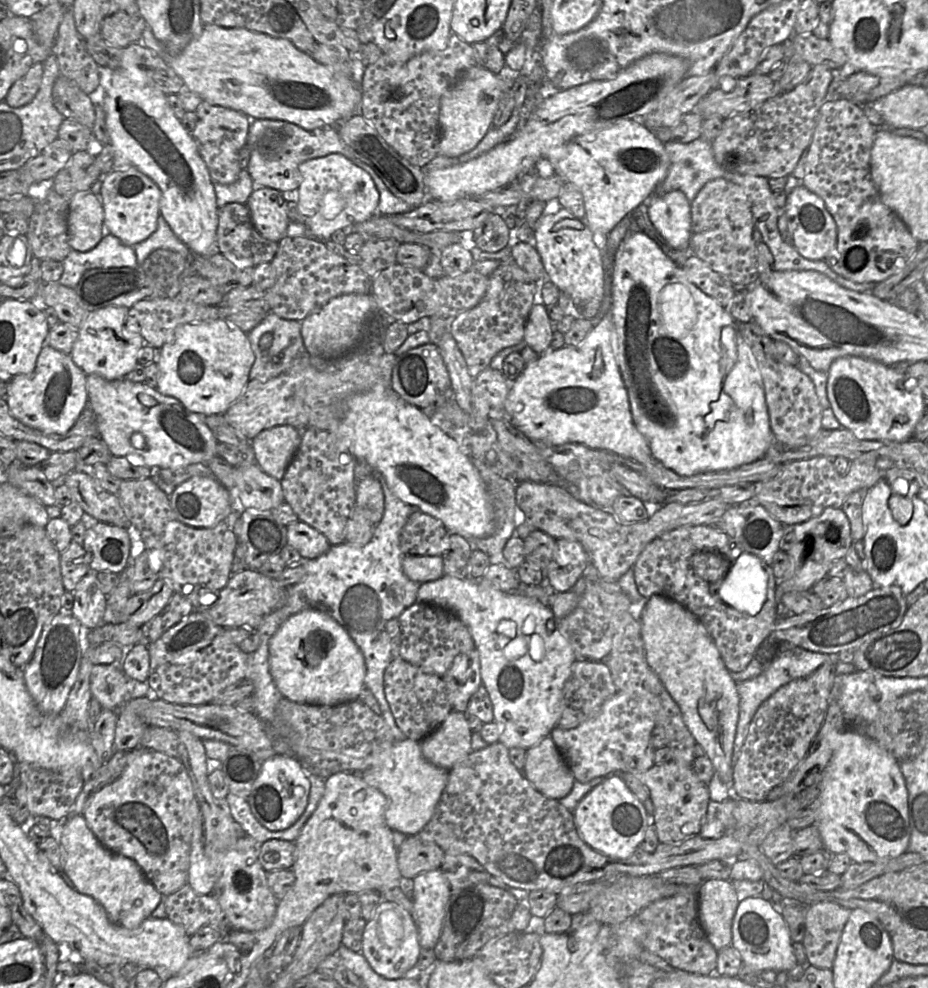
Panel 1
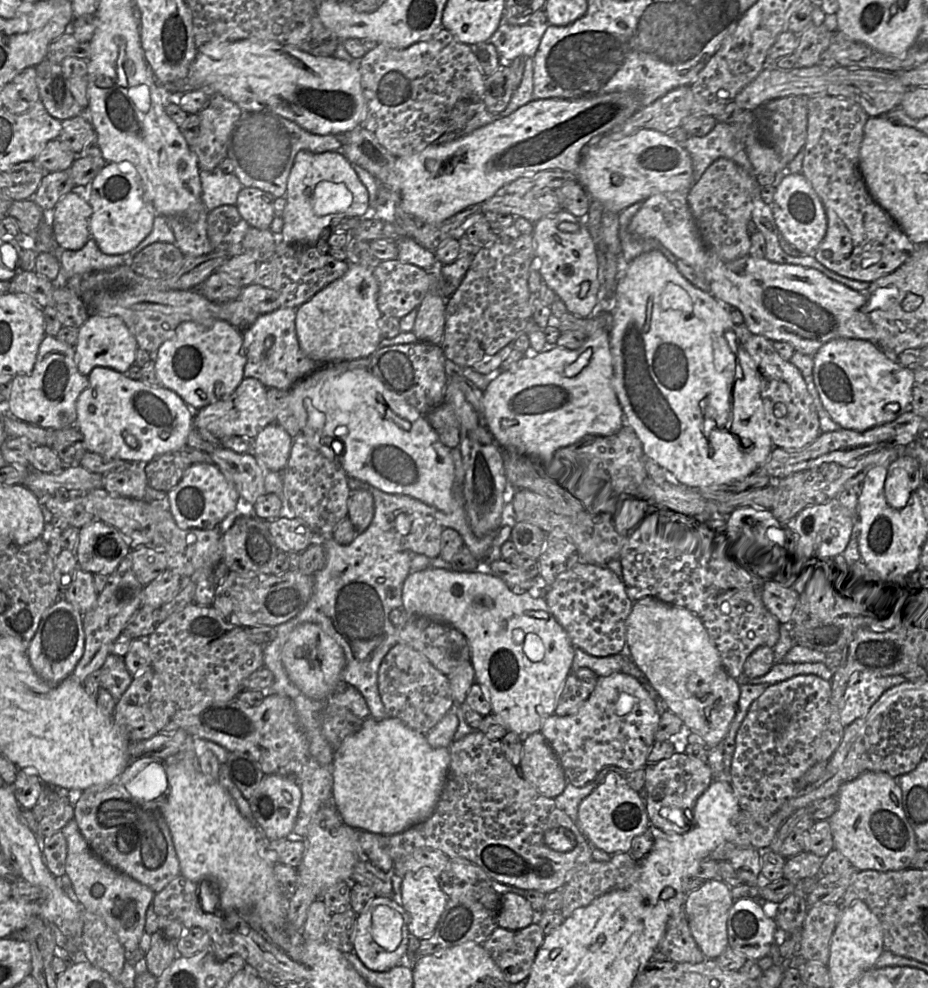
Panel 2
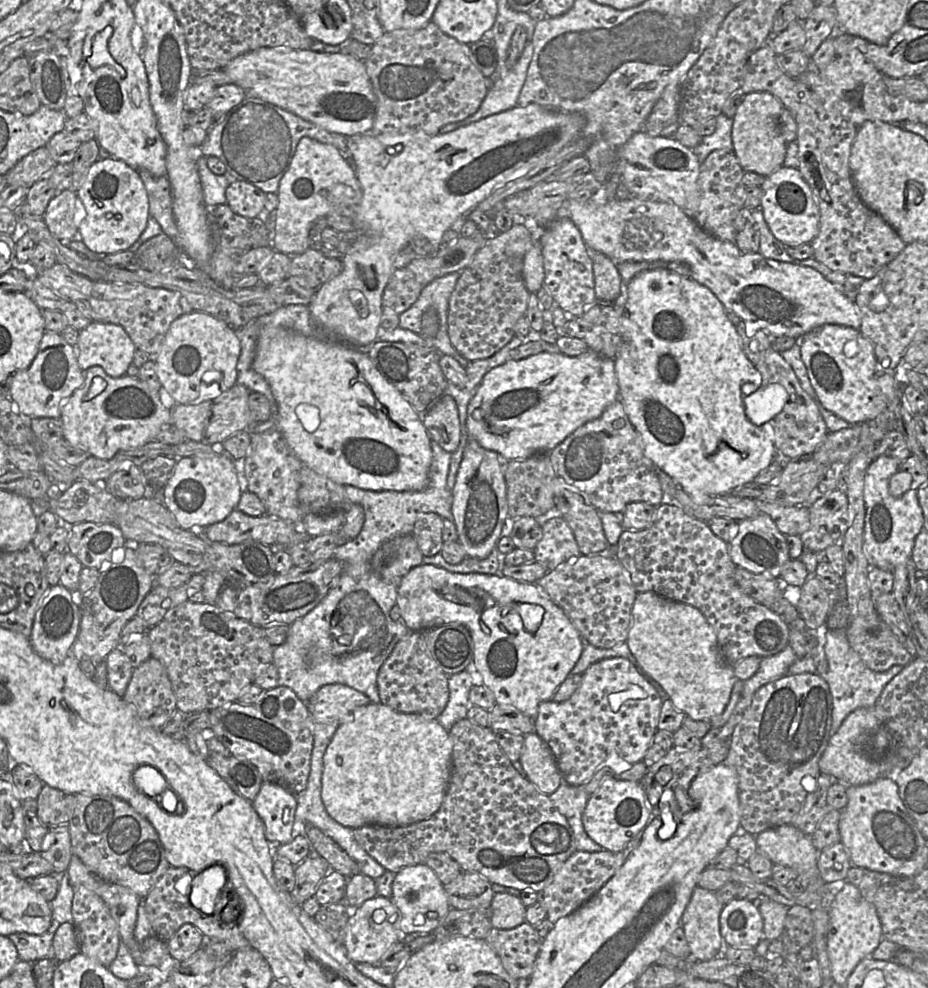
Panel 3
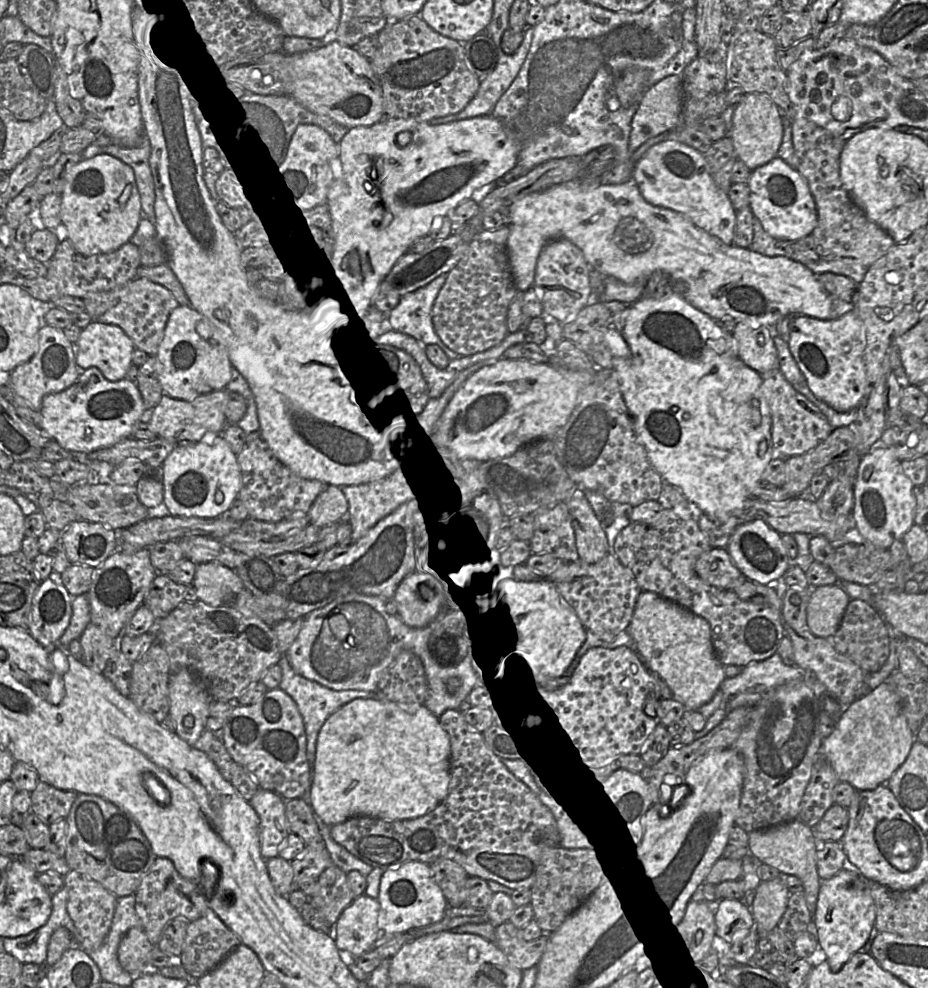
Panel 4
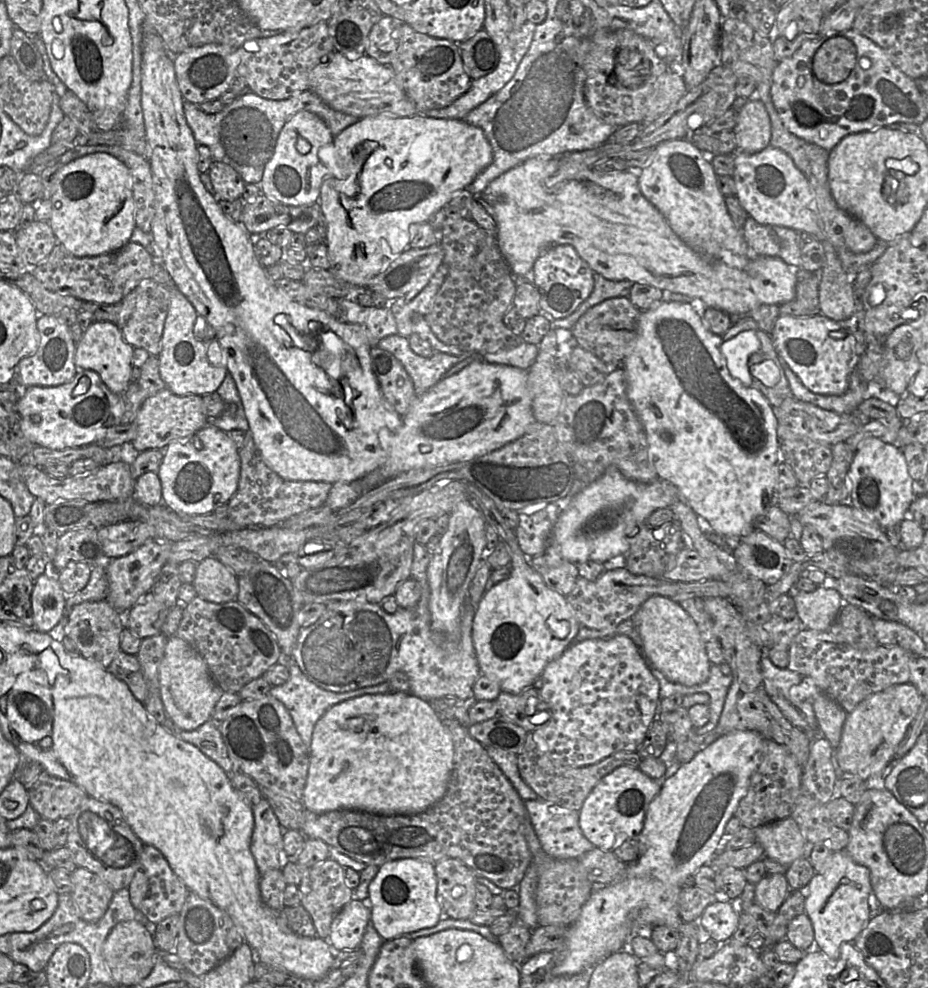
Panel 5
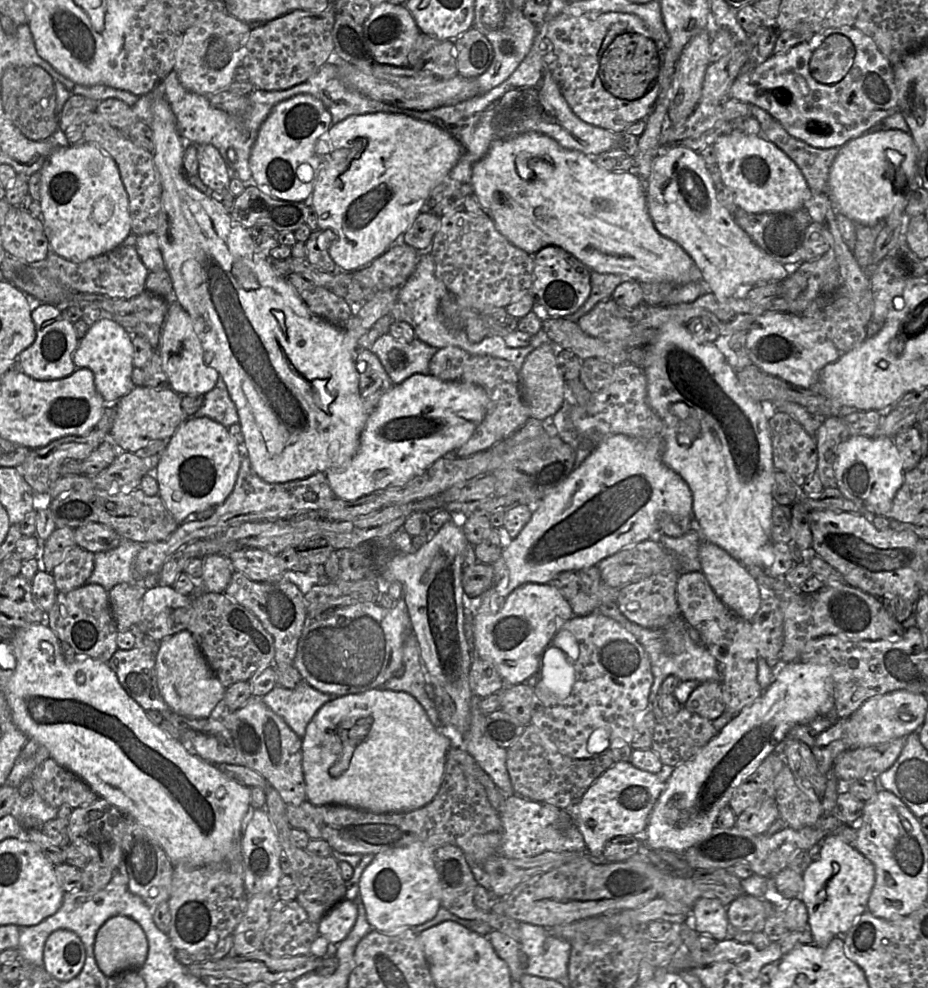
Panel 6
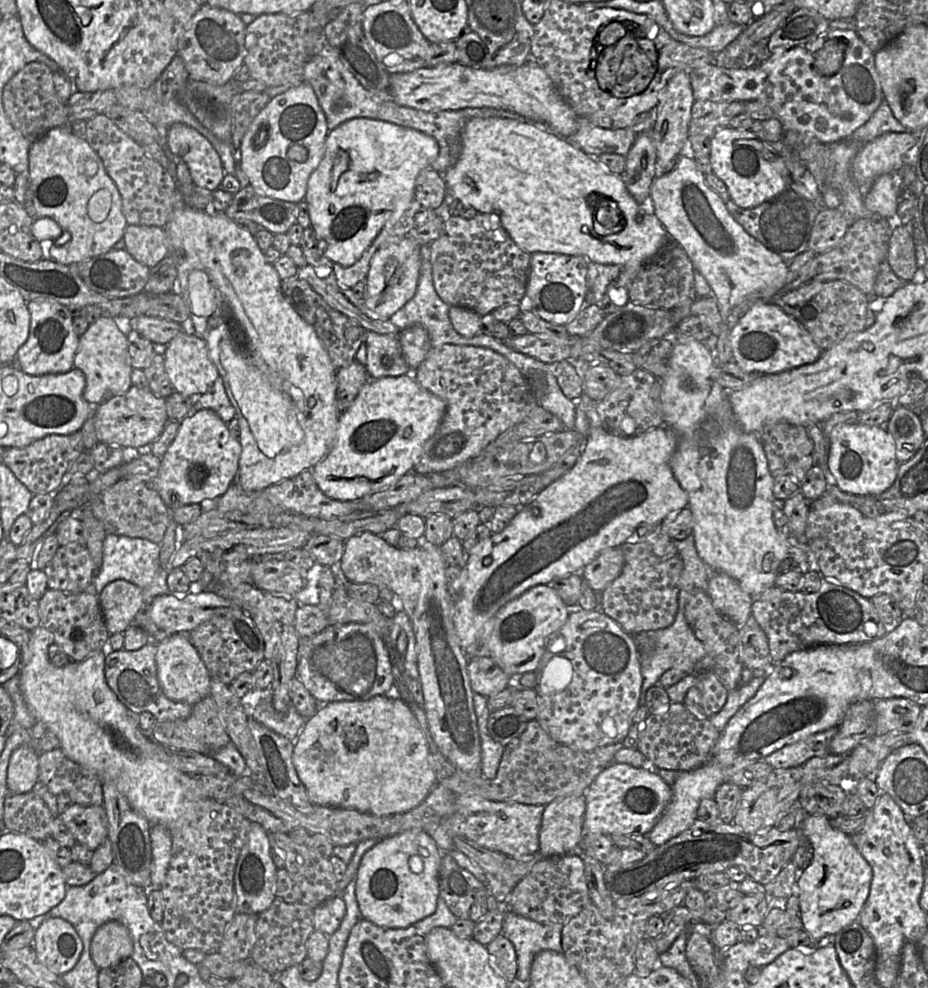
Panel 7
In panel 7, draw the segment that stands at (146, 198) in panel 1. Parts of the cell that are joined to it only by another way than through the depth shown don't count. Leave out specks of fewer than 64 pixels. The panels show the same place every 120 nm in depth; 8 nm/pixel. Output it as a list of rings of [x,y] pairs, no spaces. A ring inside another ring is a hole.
[[[63,126],[50,129],[31,143],[28,175],[34,193],[36,217],[52,219],[63,231],[70,233],[70,240],[66,243],[50,246],[52,260],[63,265],[78,264],[111,251],[123,239],[128,223],[123,212],[121,194],[108,175],[102,159],[85,139],[71,134]]]

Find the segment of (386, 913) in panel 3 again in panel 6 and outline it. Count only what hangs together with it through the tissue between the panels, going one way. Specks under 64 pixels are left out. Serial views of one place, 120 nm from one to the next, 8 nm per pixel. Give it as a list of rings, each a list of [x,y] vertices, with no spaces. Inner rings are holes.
[[[343,899],[318,923],[318,932],[331,944],[338,945],[352,931],[358,916],[354,901]]]

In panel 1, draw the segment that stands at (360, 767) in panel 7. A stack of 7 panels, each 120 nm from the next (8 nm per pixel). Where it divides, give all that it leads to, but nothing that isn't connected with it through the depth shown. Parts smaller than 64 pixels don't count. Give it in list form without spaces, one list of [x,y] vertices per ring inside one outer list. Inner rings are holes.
[[[405,738],[395,741],[386,749],[378,745],[369,757],[369,767],[359,776],[386,796],[388,800],[385,811],[387,825],[393,831],[409,836],[418,834],[430,821],[447,784],[448,772],[424,758],[420,742]]]

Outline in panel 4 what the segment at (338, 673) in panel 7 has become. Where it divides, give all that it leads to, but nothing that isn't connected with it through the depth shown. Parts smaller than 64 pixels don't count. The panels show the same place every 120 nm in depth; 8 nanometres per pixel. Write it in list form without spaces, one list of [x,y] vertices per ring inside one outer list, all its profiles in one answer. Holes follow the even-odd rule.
[[[351,593],[310,612],[304,617],[296,639],[284,653],[293,670],[333,690],[376,691],[384,670],[401,651],[409,650],[423,662],[428,682],[424,704],[433,714],[439,717],[448,709],[458,709],[464,701],[470,702],[472,689],[485,681],[475,665],[475,646],[458,663],[439,663],[428,647],[431,625],[412,627],[405,624],[399,616],[388,613],[387,601],[379,596]],[[452,676],[462,679],[460,689],[454,694],[450,694],[445,686],[447,678]]]

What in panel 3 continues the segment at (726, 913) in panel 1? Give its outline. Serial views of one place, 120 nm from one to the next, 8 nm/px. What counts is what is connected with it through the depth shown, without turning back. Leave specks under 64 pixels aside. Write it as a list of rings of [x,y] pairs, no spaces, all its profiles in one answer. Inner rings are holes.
[[[695,887],[681,919],[690,958],[706,961],[719,953],[722,944],[720,914],[723,907],[715,892]]]

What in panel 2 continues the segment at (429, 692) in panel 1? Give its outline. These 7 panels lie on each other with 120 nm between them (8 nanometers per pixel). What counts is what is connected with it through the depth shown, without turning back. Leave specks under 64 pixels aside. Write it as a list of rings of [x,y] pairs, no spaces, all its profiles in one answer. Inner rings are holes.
[[[397,642],[384,657],[378,671],[378,687],[386,712],[396,717],[410,728],[427,734],[454,706],[450,682],[447,675],[439,671],[429,659],[412,647]]]

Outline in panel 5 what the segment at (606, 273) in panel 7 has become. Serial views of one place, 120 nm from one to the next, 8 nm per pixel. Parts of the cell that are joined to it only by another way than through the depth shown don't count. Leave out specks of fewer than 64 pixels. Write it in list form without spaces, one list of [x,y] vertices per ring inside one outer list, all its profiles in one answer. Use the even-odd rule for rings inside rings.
[[[594,272],[594,289],[591,295],[568,317],[555,321],[553,329],[571,330],[582,315],[594,305],[606,299],[628,297],[634,282],[629,280],[613,281]]]

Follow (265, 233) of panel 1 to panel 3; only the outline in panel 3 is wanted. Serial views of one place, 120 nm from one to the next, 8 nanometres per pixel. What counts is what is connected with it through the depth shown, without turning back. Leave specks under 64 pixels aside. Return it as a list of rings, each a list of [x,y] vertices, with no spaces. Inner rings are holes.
[[[234,180],[225,191],[226,204],[233,212],[247,218],[257,218],[263,211],[266,193],[244,181]]]

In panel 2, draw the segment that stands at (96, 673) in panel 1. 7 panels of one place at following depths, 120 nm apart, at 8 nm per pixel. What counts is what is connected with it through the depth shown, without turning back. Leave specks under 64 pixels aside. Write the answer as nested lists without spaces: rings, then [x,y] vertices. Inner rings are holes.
[[[110,653],[100,670],[98,681],[101,687],[105,688],[115,701],[118,701],[130,685],[133,676],[127,670],[124,657]]]

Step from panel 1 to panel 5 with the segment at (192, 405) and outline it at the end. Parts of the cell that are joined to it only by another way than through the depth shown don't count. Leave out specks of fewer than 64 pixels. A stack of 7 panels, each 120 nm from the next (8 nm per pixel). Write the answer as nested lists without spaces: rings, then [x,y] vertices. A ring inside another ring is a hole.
[[[178,287],[168,288],[170,306],[166,317],[162,349],[159,357],[160,376],[166,387],[178,396],[207,395],[218,390],[228,373],[226,366],[213,365],[207,356],[207,345],[211,340],[201,340],[194,332],[197,311]]]

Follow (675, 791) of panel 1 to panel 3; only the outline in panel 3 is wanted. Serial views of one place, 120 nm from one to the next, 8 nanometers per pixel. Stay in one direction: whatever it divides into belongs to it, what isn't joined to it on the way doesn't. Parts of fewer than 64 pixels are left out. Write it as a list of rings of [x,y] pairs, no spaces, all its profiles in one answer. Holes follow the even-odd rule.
[[[715,743],[713,746],[690,750],[674,746],[665,757],[649,766],[641,784],[644,787],[647,799],[653,807],[653,815],[662,818],[663,825],[659,829],[659,837],[663,840],[671,838],[677,828],[679,816],[683,814],[677,804],[674,789],[681,787],[688,790],[693,779],[706,769],[724,763],[729,751],[729,744]]]

